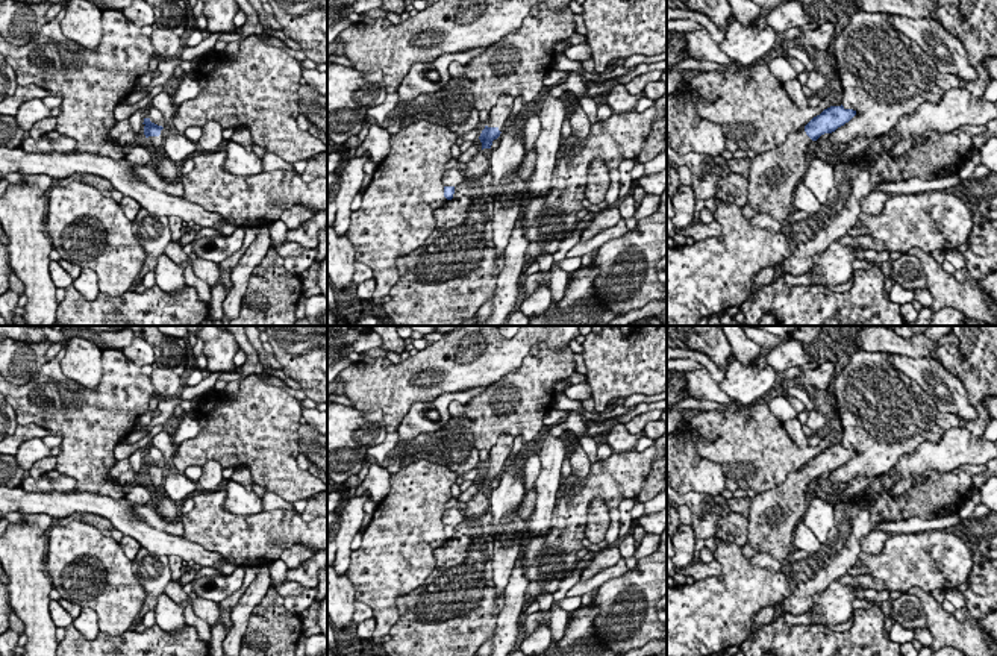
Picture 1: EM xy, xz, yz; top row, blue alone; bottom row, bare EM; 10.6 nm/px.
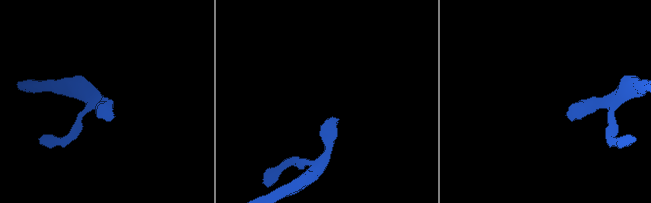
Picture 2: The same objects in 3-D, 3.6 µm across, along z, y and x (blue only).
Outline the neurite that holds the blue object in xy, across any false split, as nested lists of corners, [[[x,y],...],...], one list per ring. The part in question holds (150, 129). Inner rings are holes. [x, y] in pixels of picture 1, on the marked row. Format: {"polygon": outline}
{"polygon": [[[144,118],[144,135],[147,138],[148,147],[153,152],[153,156],[158,156],[158,161],[153,161],[159,176],[167,182],[180,182],[182,173],[180,168],[164,153],[164,139],[165,129],[150,121],[150,118]]]}

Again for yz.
{"polygon": [[[830,106],[773,150],[756,155],[749,168],[749,205],[756,214],[785,221],[794,212],[794,194],[808,170],[815,141],[849,123],[856,111]]]}

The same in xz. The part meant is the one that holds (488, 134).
{"polygon": [[[502,95],[497,105],[491,109],[489,120],[479,136],[482,142],[482,150],[491,148],[492,141],[497,139],[500,133],[505,130],[509,121],[509,115],[512,112],[512,106],[514,106],[514,97]]]}

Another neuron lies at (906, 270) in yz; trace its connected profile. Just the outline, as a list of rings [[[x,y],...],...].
[[[903,253],[897,261],[891,262],[891,279],[909,291],[927,286],[927,279],[920,261],[915,256]]]

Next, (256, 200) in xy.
[[[226,150],[195,153],[194,170],[182,174],[185,200],[221,217],[223,224],[262,227],[283,211],[303,206],[314,214],[327,209],[327,180],[303,182],[295,170],[236,176],[224,170]]]

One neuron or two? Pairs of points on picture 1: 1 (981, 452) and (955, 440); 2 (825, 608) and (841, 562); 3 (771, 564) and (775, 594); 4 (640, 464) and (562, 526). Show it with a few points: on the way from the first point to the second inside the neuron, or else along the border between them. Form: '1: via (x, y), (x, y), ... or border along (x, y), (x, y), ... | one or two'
1: via (975, 450), (961, 446) | one
2: border along (835, 579), (814, 596), (811, 606) | two
3: border along (749, 559), (753, 565), (781, 570) | two
4: via (618, 477), (597, 484), (576, 505) | one

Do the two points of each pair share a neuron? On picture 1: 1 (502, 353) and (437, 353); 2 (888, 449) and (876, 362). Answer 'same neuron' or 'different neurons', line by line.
1: same neuron
2: same neuron

